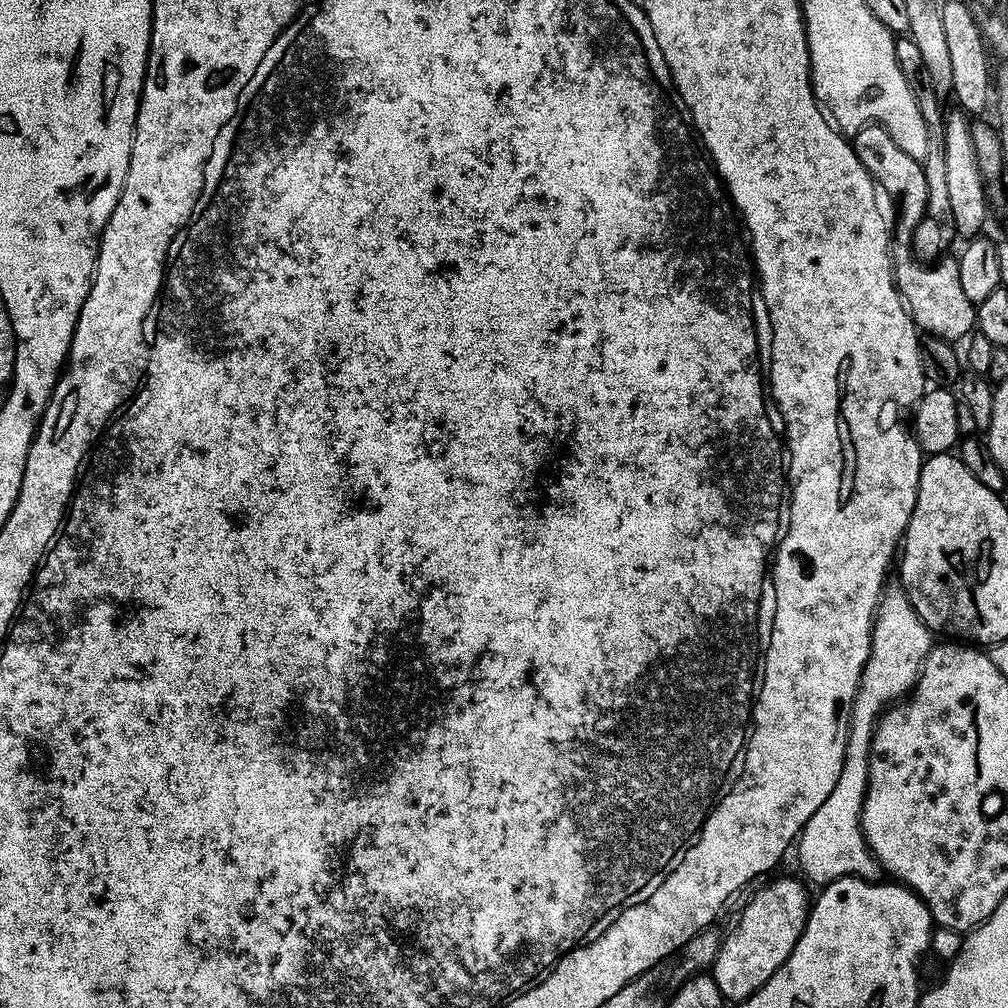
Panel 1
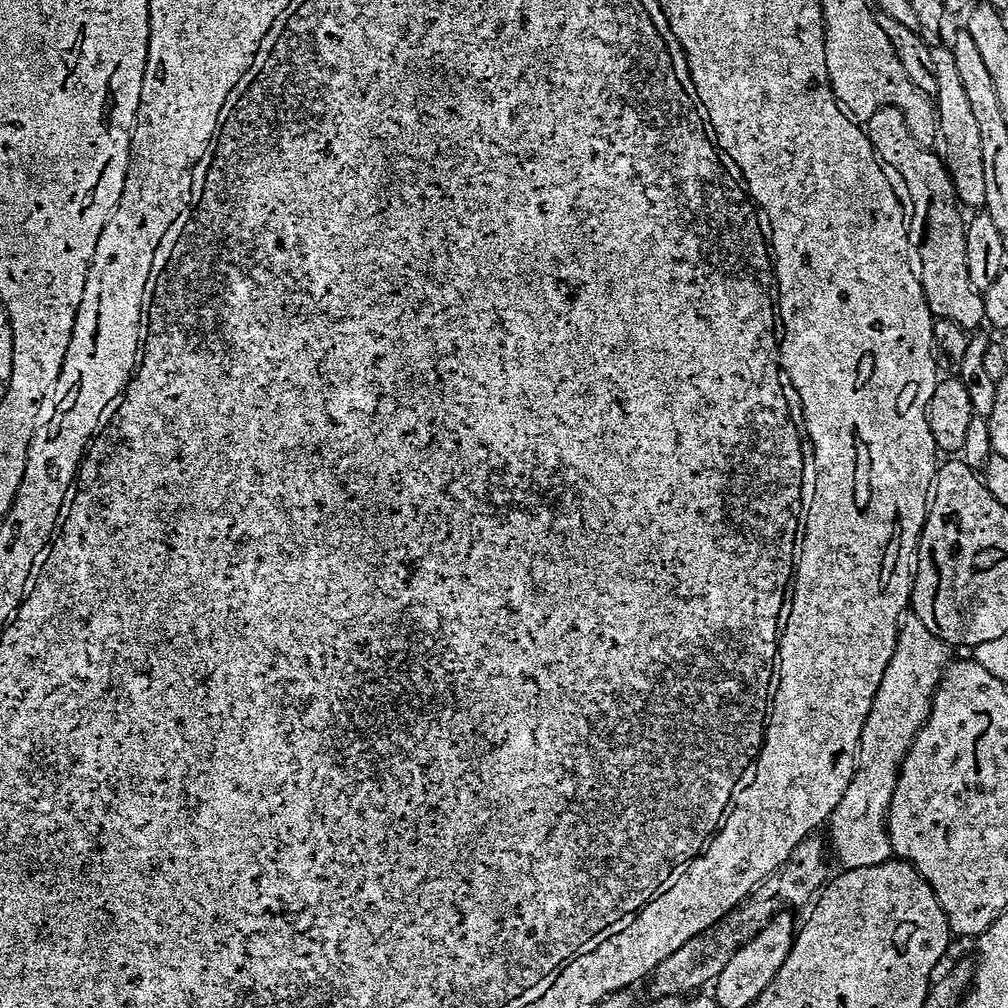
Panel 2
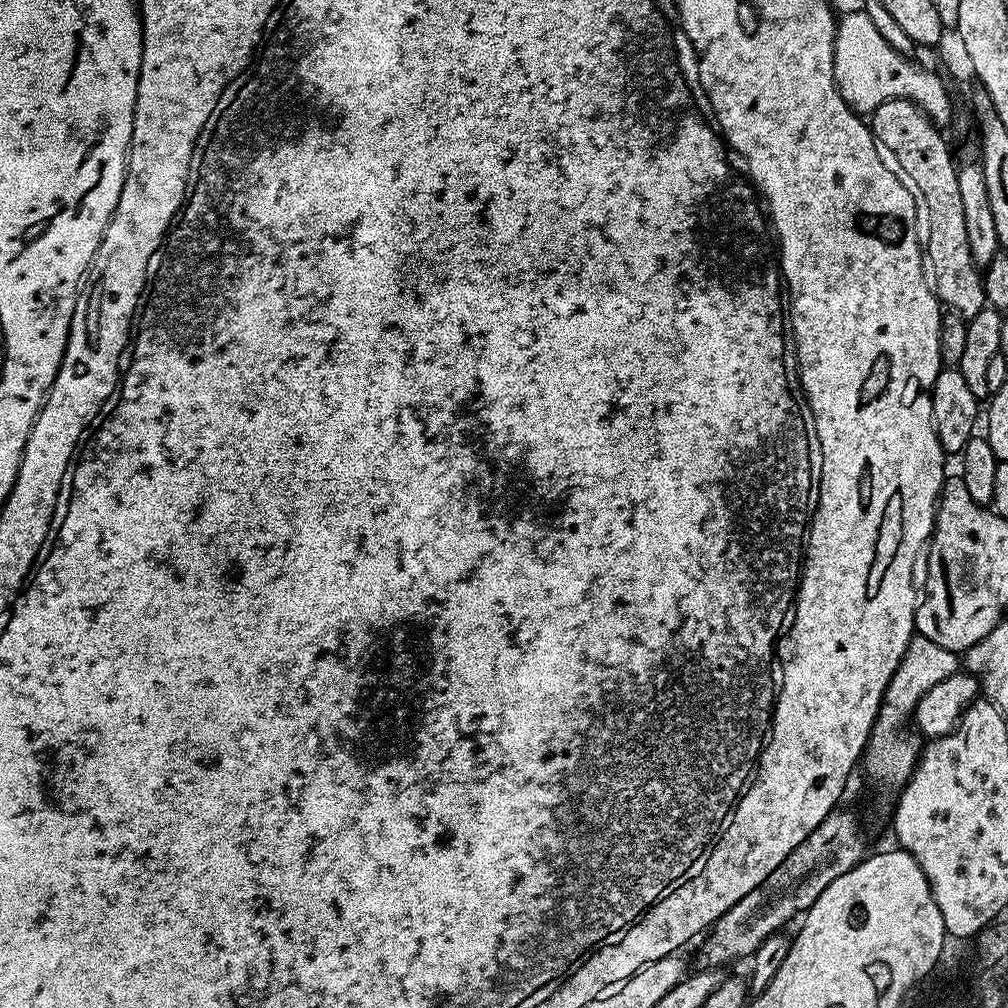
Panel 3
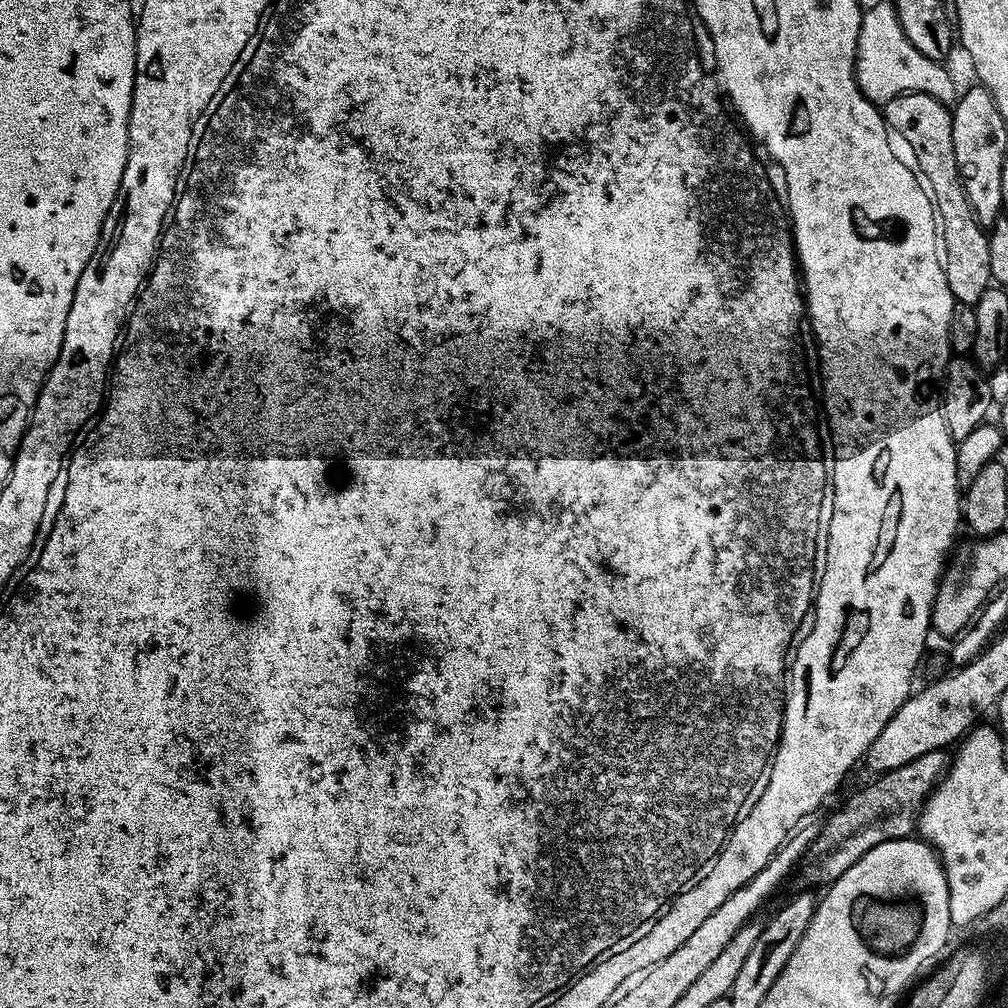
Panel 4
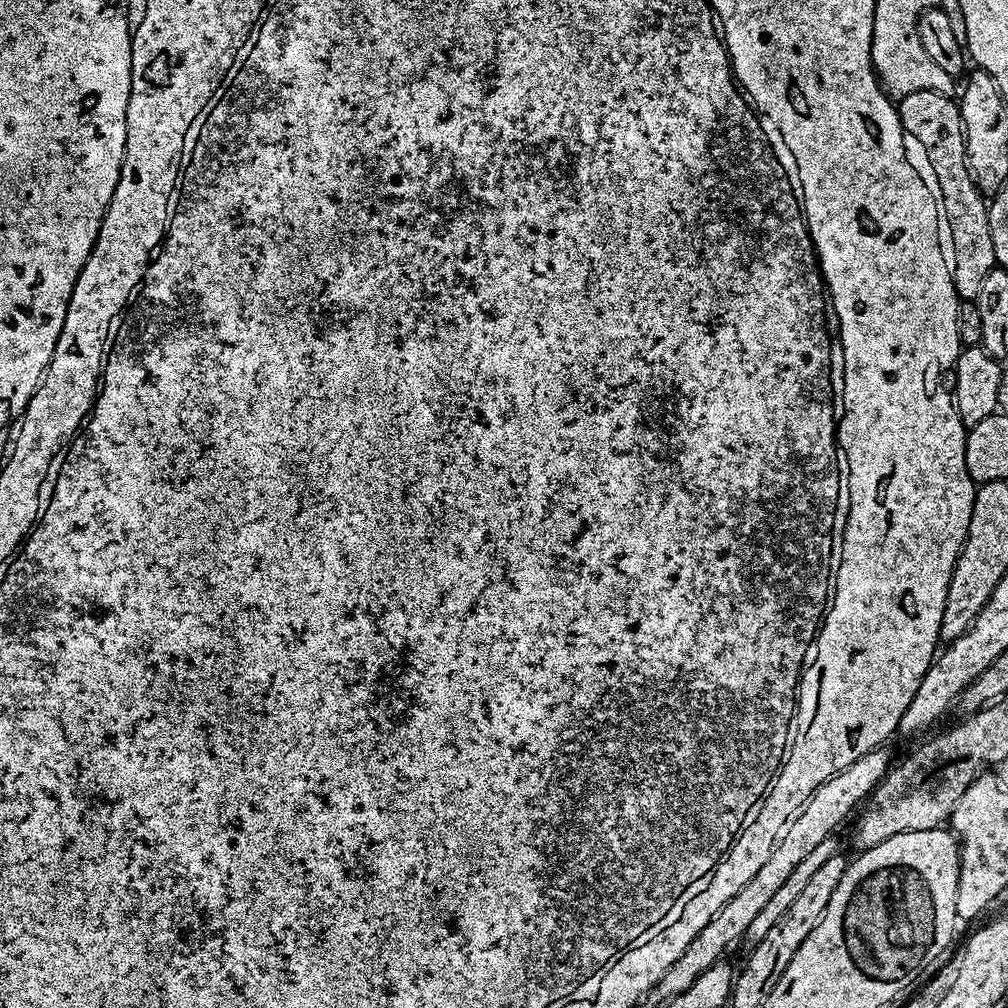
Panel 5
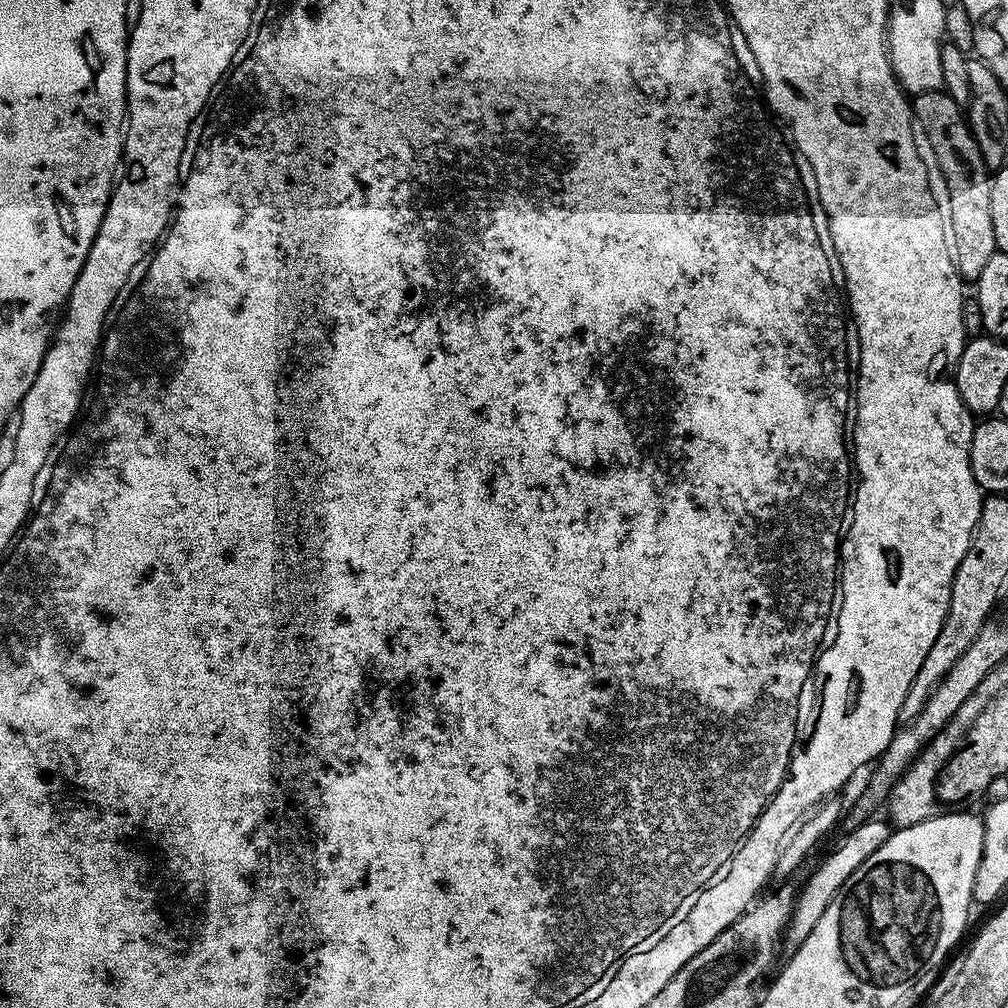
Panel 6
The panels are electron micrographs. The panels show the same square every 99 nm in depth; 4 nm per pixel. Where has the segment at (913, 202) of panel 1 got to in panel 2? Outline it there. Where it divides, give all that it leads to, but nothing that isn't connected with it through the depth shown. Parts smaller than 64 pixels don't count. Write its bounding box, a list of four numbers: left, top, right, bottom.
[866,108,985,330]

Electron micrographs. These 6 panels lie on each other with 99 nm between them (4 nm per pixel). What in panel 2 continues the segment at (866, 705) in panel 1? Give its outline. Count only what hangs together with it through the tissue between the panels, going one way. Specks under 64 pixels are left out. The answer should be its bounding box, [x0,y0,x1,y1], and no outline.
[826,620,950,870]

